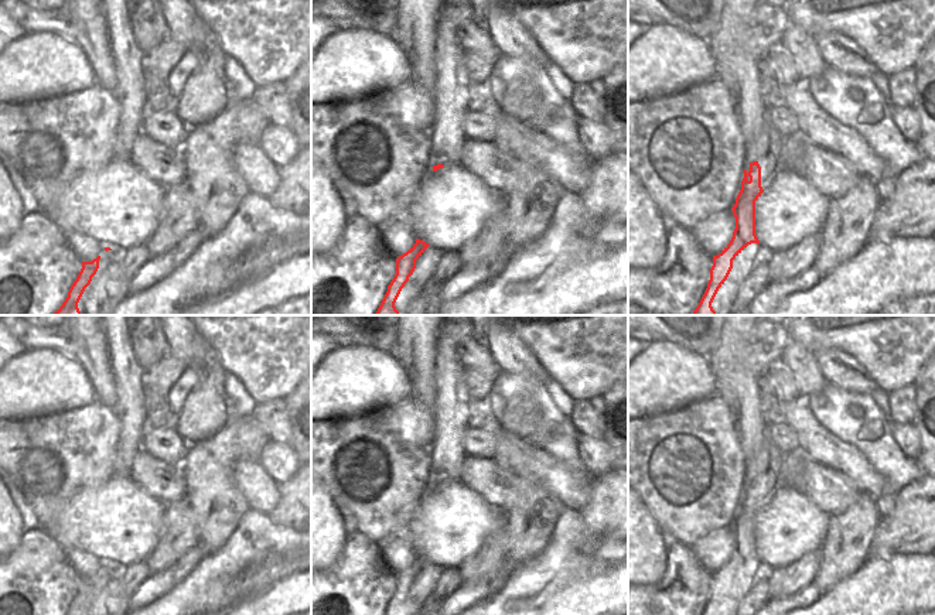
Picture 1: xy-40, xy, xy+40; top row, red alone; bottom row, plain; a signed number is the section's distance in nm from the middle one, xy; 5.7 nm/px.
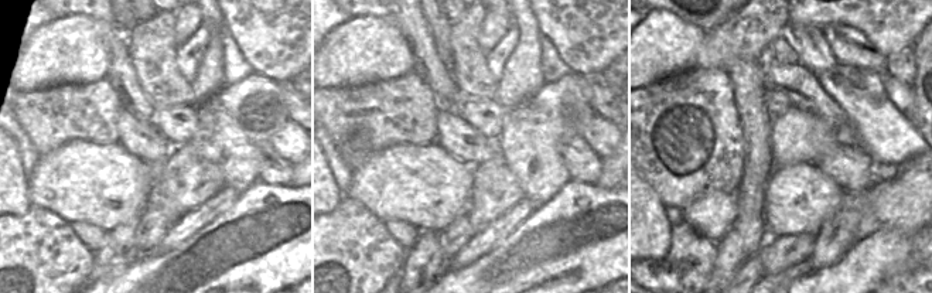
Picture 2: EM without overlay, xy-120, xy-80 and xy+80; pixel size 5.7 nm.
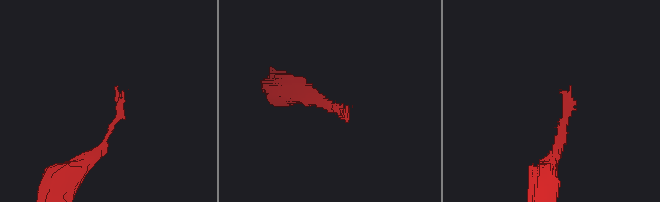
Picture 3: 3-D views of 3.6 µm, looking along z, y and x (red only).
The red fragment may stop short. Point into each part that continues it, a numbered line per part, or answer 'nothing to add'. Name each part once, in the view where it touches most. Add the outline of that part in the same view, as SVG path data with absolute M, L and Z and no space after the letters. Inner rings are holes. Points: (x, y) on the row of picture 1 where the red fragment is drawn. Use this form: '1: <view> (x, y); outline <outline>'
1: xy (451, 91); outline M436 34L436 85L431 90L436 119L429 157L433 165L460 158L467 140L461 122L470 109L470 82L461 62L463 54L458 40L443 41Z

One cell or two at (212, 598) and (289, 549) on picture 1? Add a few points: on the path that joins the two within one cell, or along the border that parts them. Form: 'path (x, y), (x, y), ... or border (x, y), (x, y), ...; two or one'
path (231, 593), (256, 580), (270, 567); one

